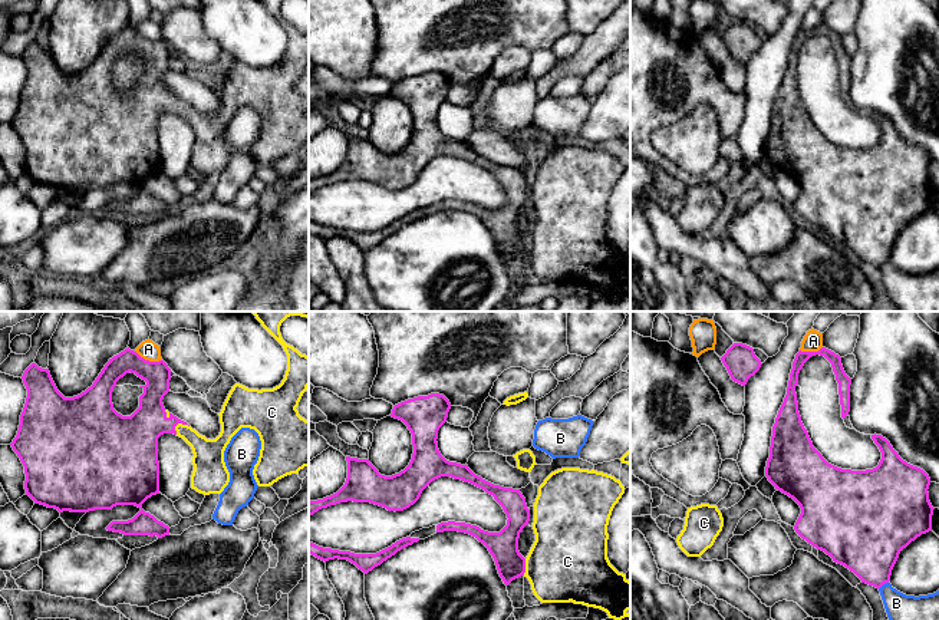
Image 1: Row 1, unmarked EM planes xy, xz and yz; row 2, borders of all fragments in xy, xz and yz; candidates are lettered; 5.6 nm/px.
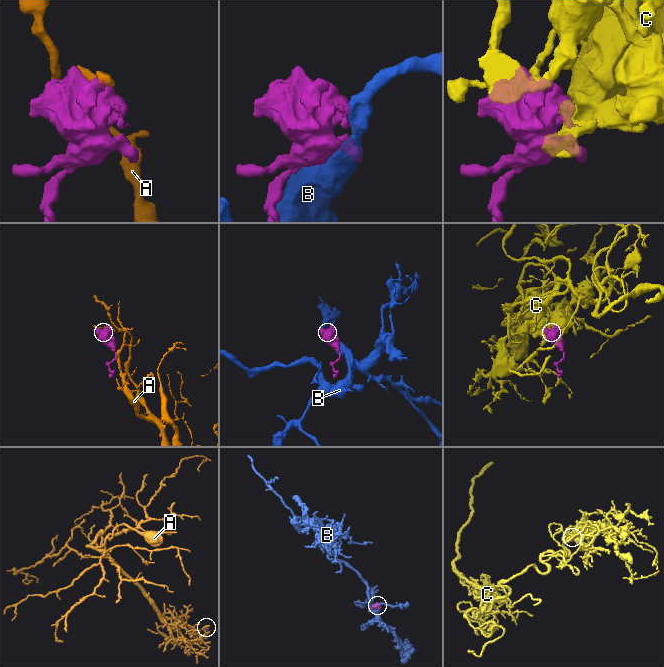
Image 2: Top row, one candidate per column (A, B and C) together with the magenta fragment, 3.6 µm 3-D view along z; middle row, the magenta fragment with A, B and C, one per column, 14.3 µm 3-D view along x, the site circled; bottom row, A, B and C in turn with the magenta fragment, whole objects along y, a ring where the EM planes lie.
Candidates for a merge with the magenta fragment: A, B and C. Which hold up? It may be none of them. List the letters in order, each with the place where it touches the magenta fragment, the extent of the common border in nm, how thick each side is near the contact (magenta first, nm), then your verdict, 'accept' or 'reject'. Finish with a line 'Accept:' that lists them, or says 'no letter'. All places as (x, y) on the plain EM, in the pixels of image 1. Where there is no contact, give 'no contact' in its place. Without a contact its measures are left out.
A: meets magenta in xy at (148, 39); contact 160 nm long; 150 nm thick on the magenta side, 100 nm on the other; reject
B: meets magenta in yz at (883, 261); contact 70 nm long; 380 nm thick on the magenta side, 220 nm on the other; reject
C: meets magenta in xy at (178, 101); contact 90 nm long; 240 nm thick on the magenta side, 180 nm on the other; accept
Accept: C

